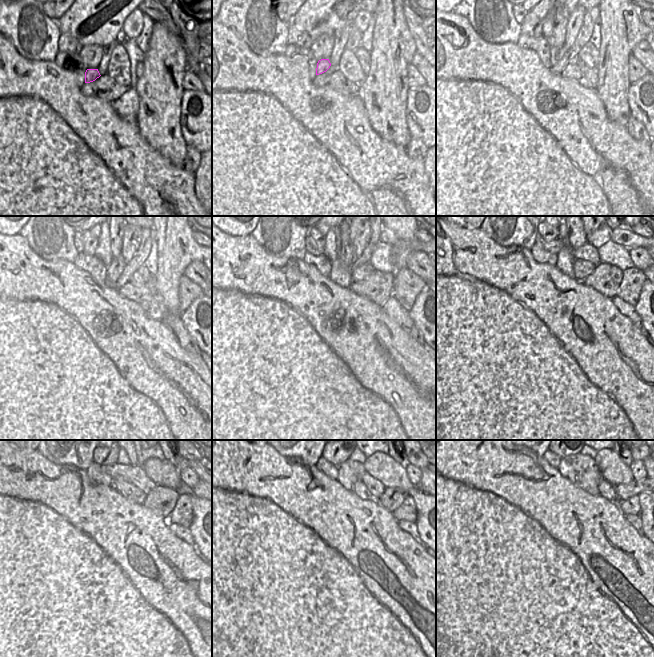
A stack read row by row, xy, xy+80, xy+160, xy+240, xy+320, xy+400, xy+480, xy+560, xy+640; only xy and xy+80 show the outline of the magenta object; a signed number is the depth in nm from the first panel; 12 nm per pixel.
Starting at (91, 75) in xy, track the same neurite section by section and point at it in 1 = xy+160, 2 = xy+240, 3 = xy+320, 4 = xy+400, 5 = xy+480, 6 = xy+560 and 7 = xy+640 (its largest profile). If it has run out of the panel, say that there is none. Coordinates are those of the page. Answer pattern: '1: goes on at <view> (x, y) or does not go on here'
1: goes on at xy+160 (557, 53)
2: goes on at xy+240 (115, 269)
3: goes on at xy+320 (347, 255)
4: goes on at xy+400 (577, 237)
5: goes on at xy+480 (133, 460)
6: does not go on here
7: does not go on here

